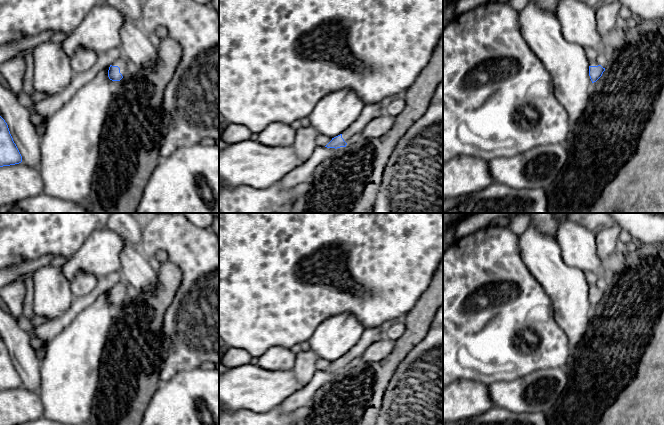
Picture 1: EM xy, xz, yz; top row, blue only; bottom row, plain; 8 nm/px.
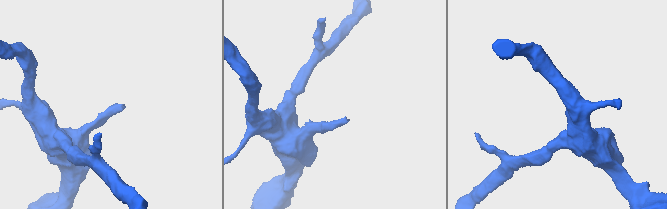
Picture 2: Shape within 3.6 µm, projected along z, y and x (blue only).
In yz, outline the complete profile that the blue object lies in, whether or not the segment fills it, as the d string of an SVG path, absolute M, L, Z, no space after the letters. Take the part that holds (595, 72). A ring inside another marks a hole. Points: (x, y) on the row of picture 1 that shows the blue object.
M589 61L589 76L592 83L596 82L605 71L601 65L597 63L597 61Z

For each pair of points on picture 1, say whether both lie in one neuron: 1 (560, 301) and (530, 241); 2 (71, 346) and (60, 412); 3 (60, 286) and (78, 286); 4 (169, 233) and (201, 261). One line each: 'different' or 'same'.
1: same
2: same
3: different
4: same

